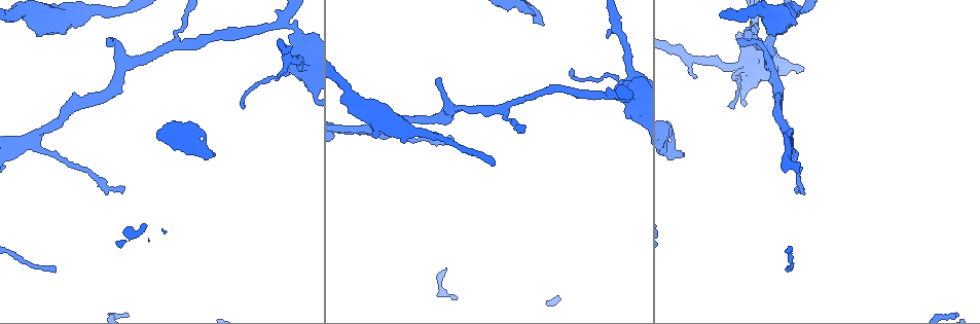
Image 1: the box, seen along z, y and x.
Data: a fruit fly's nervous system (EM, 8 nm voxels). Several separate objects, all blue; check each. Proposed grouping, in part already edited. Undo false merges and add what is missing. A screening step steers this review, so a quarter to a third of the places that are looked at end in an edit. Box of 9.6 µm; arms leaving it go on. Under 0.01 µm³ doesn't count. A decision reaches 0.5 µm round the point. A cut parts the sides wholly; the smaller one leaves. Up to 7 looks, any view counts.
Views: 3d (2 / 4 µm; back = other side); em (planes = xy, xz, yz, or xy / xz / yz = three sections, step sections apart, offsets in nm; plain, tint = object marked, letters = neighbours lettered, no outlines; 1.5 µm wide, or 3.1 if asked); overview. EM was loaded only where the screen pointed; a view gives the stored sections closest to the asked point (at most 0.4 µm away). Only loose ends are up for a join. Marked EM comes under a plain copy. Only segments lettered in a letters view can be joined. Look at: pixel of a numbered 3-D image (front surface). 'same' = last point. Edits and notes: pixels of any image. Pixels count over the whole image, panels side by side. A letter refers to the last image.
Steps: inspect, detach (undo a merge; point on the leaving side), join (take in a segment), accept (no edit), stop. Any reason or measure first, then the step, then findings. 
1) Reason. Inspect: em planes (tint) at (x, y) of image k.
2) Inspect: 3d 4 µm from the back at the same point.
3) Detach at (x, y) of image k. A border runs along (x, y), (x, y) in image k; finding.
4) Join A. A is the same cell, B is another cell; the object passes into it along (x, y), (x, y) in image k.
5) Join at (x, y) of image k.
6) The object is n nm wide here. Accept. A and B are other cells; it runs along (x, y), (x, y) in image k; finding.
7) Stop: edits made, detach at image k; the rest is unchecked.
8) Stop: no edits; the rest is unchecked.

Branch point. Inspect: em planes (letters) at (294, 29) of image 1.

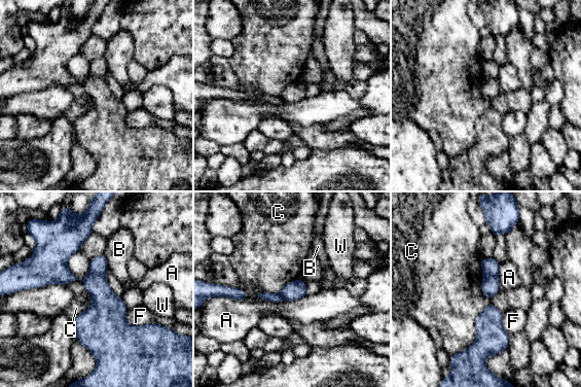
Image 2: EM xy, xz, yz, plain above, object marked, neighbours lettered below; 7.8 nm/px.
The object is 140 nm wide here. Detach at (98, 267) of image 2. A, B, C, F and W are other cells; a border runs along (88, 274), (103, 276) in image 2; a second neuron is stuck on.

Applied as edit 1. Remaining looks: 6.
Inspect: overview.

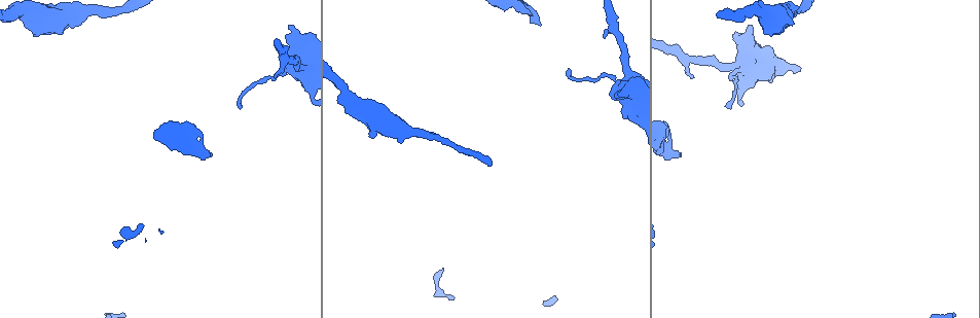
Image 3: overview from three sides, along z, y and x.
Free end. Inspect: em yz step 4 (tint) at (681, 155) of image 3.

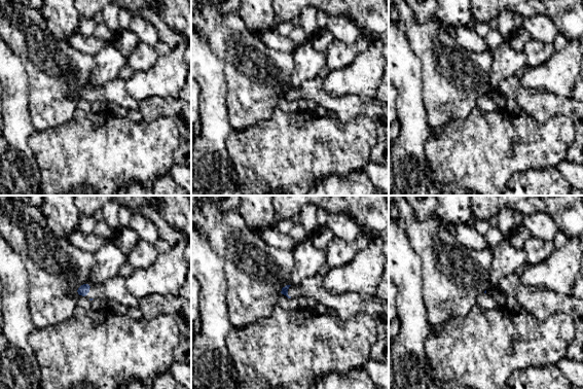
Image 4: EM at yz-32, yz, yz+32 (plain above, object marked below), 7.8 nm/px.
See the neighbours. Inspect: em yz step 4 (letters) at the same point.

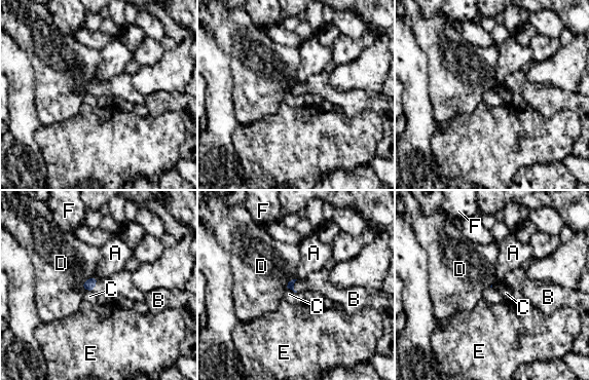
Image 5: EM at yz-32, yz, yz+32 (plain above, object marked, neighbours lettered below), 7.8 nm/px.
The longest contact is with D, 150 nm. Join B. B is the same cell, A, C, D, E and F are other cells; the object passes into it along (88, 284), (95, 284), (120, 283) in image 5; it goes on there.

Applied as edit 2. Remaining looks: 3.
Stop: edits made, detach at image 2, join at image 5; the rest is unchecked.

